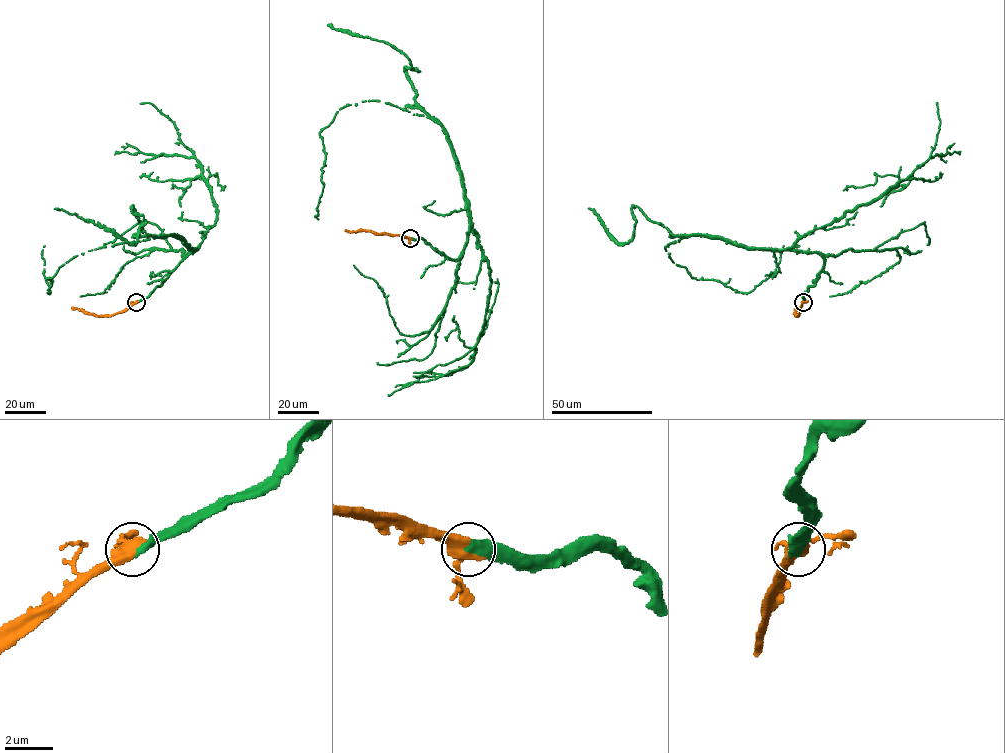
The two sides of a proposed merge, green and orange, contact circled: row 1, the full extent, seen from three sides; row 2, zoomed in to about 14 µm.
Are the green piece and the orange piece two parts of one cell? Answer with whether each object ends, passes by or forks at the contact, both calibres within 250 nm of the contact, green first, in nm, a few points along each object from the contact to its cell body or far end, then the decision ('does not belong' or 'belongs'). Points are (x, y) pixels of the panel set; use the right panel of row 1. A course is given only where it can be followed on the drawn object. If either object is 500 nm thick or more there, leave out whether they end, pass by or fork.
calibres 420 and 500 nm; course green (803, 302), (823, 265), (815, 251), (694, 234), (664, 247), (691, 277), (745, 293), (775, 271), (783, 245); course orange (803, 302), (799, 315), (795, 315), (795, 307); belongs

